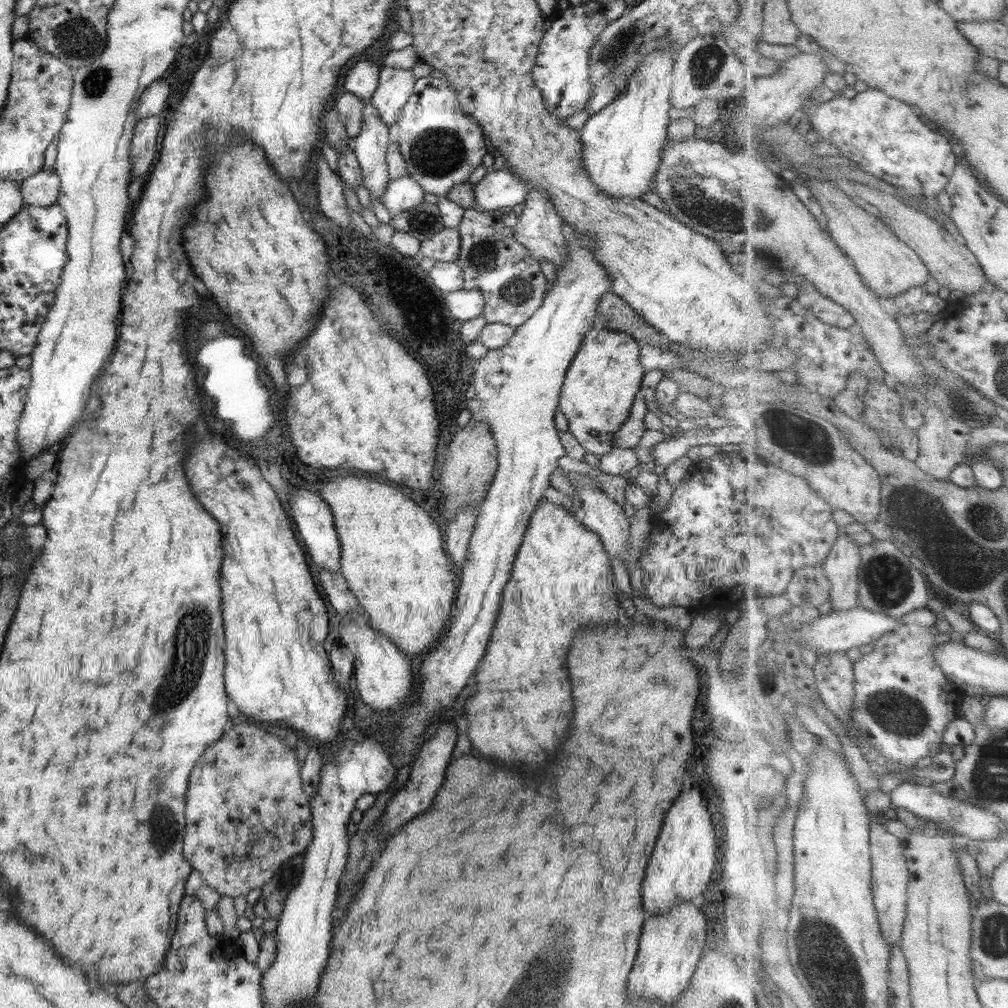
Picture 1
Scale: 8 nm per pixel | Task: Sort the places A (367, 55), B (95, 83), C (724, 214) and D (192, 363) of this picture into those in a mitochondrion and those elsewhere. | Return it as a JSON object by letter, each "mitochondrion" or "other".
{"A":"other","B":"mitochondrion","C":"mitochondrion","D":"other"}

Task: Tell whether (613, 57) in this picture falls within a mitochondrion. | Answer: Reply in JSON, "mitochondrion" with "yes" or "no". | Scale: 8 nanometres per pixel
{"mitochondrion":"yes"}

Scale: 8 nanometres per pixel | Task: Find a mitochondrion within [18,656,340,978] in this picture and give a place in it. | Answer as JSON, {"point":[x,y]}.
{"point":[166,817]}

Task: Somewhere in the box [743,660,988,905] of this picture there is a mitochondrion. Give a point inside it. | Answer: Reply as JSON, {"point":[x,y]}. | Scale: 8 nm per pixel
{"point":[900,714]}

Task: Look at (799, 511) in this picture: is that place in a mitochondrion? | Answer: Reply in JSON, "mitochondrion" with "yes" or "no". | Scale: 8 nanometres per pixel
{"mitochondrion":"no"}

